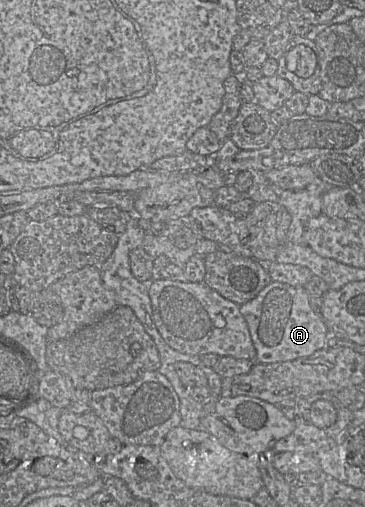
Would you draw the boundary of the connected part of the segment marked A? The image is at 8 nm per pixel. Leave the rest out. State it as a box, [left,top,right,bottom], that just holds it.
[240,281,328,364]

